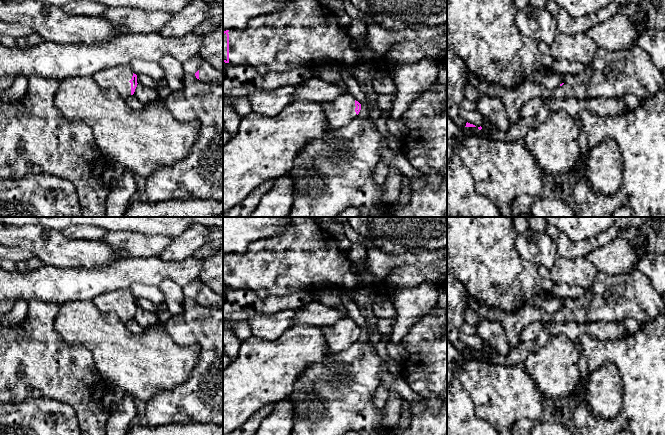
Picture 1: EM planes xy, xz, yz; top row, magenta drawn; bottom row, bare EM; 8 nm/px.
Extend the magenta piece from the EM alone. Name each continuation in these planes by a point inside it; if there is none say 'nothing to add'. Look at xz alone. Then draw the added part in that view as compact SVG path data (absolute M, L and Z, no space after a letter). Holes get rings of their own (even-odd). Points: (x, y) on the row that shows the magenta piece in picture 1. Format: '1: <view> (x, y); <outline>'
1: xz (303, 34); M287 0L285 6L278 11L256 16L250 19L244 30L229 30L229 65L249 67L261 74L269 72L288 72L297 68L353 68L366 63L378 74L389 75L395 67L413 64L424 58L434 58L439 65L447 64L447 22L438 26L430 26L417 30L388 30L378 24L368 24L364 46L360 49L352 47L348 33L338 24L337 15L320 5L317 0Z

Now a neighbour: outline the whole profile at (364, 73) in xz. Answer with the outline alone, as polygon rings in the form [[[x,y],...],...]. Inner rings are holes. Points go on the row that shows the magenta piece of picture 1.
[[[366,63],[358,64],[352,70],[362,92],[369,98],[369,104],[376,106],[378,94],[373,89],[372,81],[378,73]]]

